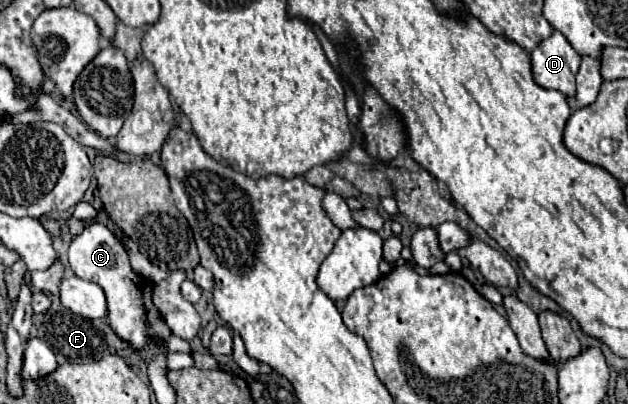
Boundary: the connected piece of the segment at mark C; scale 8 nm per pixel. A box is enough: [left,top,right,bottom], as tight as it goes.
[67,223,171,349]

